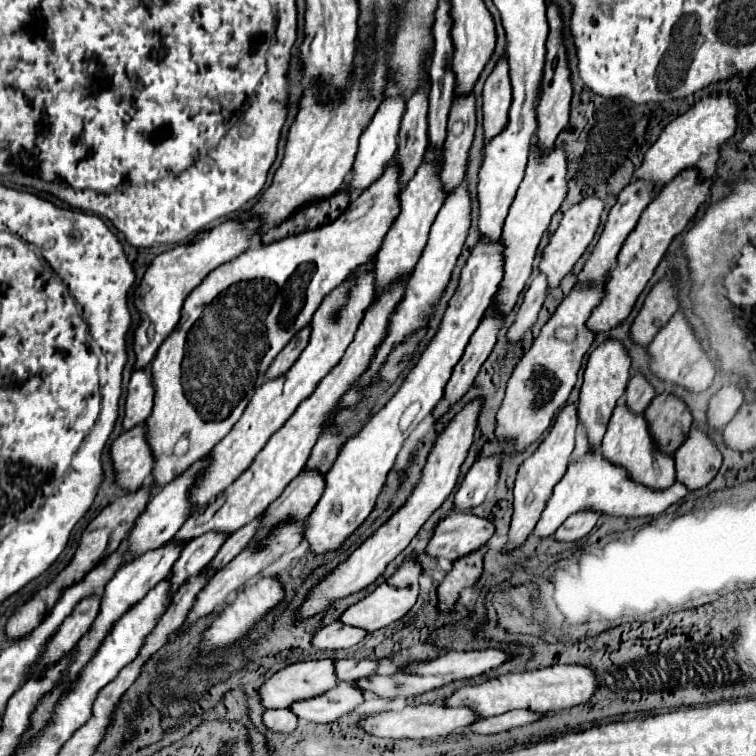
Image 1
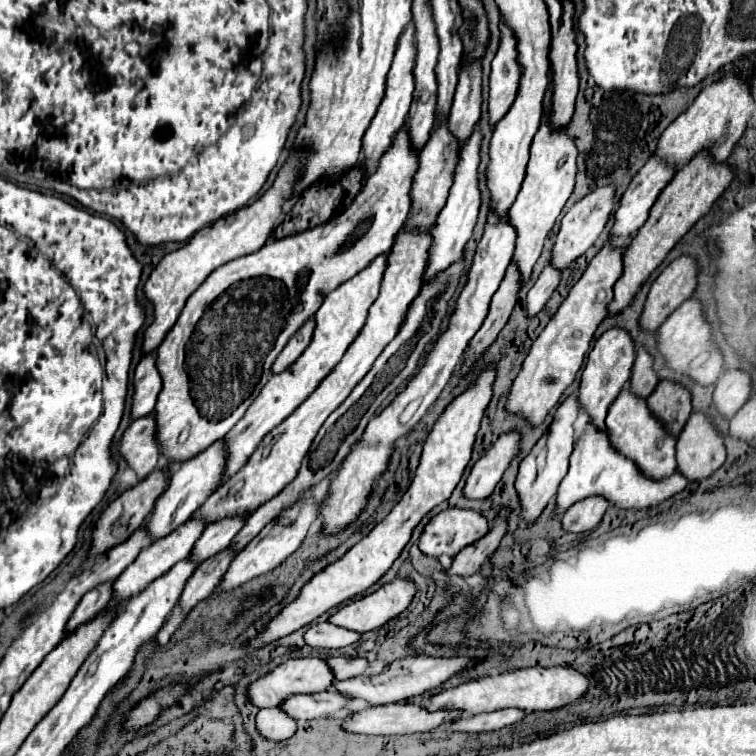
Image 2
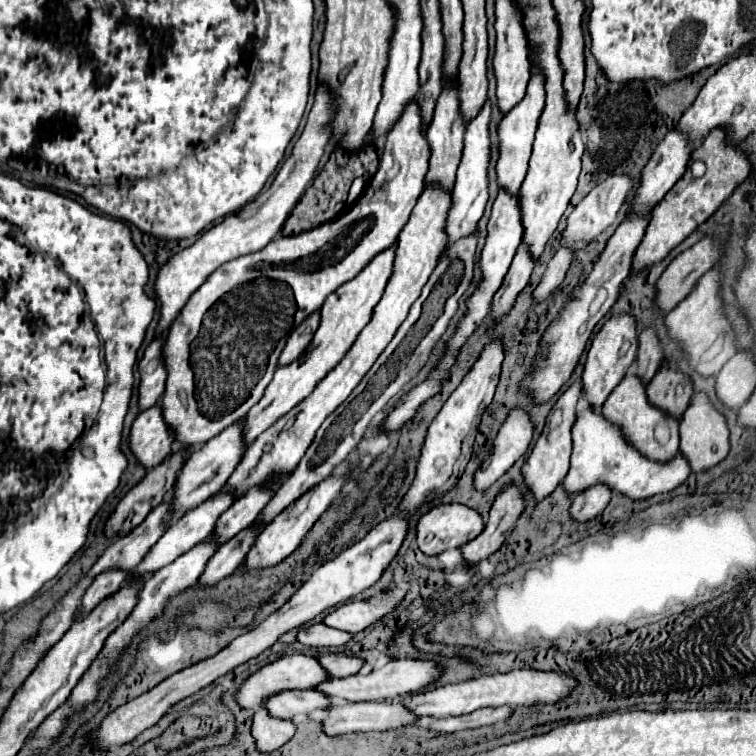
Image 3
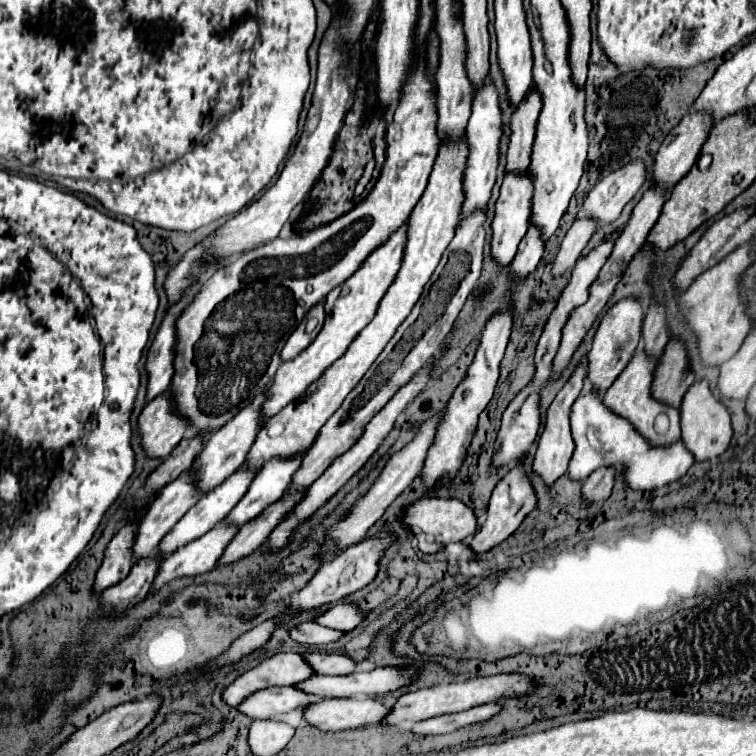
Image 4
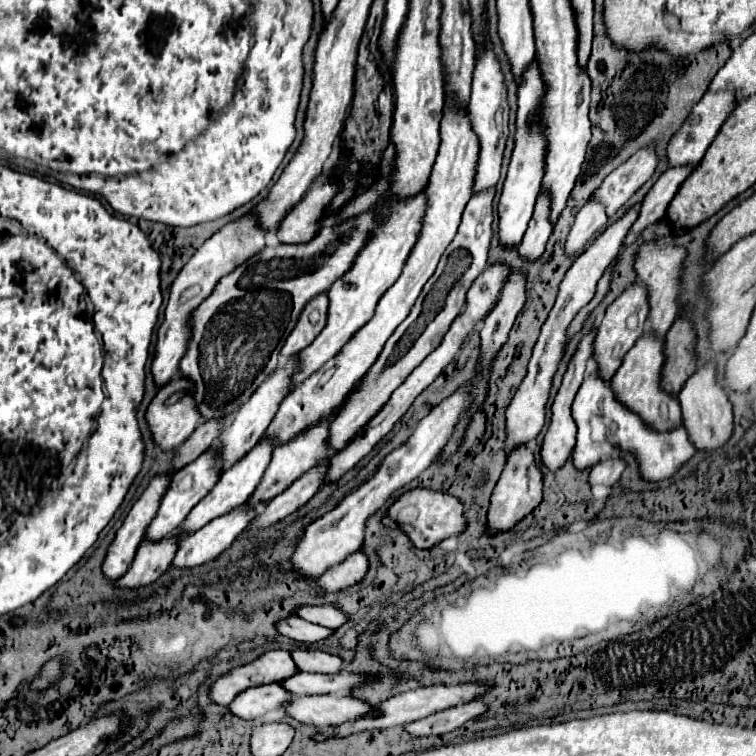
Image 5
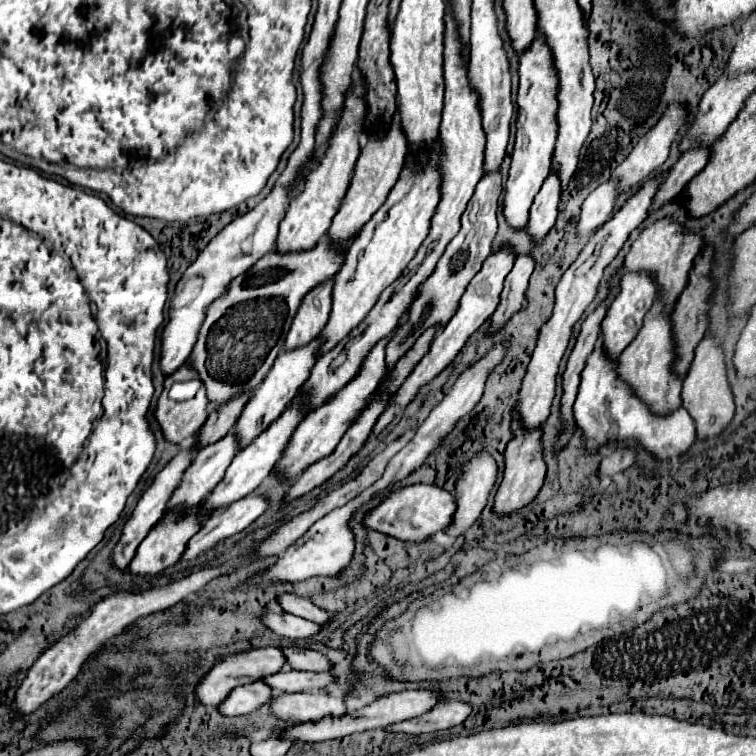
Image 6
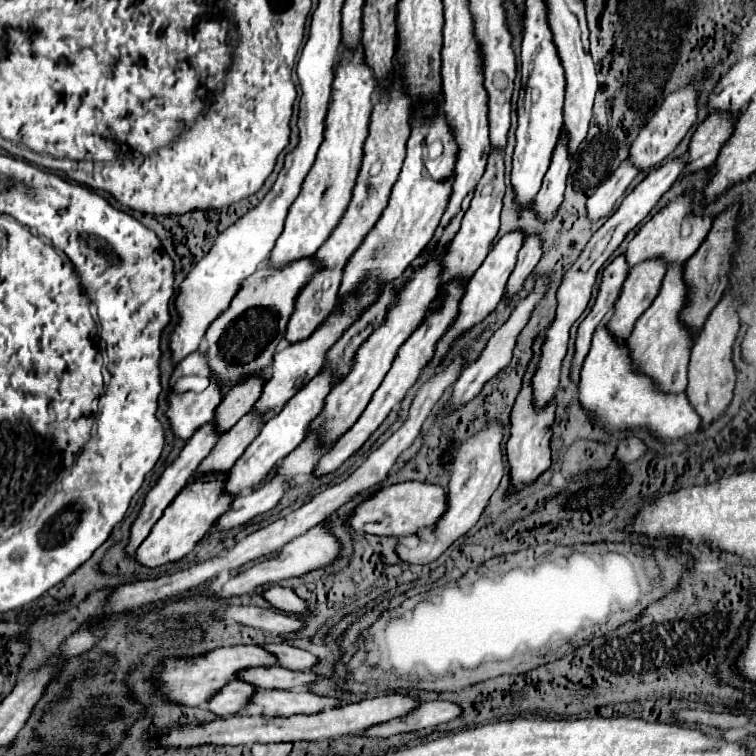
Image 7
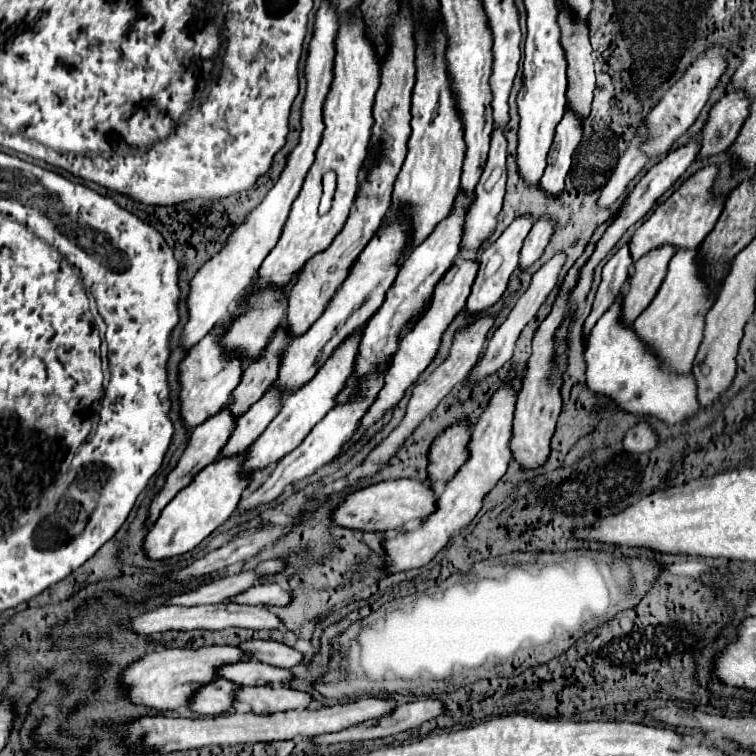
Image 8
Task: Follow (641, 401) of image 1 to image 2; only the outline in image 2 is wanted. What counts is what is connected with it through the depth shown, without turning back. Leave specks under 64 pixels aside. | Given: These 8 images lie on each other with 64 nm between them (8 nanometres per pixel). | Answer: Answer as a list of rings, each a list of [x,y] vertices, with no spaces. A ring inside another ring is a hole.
[[[640,348],[638,358],[634,362],[634,368],[632,368],[630,392],[634,392],[638,398],[646,400],[654,392],[656,384],[658,384],[658,380],[656,380],[656,374],[652,370],[652,358],[648,356],[648,352],[644,348]]]

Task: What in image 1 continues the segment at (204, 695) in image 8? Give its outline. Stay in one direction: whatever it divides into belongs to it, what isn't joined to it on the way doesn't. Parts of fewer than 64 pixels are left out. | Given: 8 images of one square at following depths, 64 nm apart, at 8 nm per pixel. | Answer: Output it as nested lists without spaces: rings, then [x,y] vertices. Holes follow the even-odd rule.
[[[340,682],[336,688],[316,696],[316,698],[294,702],[290,706],[290,710],[302,720],[328,724],[332,720],[346,716],[362,702],[364,702],[364,692],[358,692],[358,688],[354,688],[354,682],[352,684]]]

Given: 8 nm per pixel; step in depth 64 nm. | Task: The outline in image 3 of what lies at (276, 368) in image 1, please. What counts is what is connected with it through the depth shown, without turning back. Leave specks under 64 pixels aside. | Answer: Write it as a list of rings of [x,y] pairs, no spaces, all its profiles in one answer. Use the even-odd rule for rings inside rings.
[[[318,312],[310,314],[290,336],[286,342],[286,348],[282,350],[282,356],[278,360],[278,366],[290,364],[290,360],[298,360],[298,356],[304,352],[304,348],[310,344],[314,332],[318,328]]]

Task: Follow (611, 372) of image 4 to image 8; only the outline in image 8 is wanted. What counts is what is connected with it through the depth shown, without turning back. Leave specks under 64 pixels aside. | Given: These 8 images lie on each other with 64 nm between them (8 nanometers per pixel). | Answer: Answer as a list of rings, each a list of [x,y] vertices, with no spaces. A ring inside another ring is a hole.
[[[662,246],[634,262],[634,276],[630,276],[626,296],[622,296],[622,320],[626,324],[632,324],[656,296],[672,256],[674,248]]]

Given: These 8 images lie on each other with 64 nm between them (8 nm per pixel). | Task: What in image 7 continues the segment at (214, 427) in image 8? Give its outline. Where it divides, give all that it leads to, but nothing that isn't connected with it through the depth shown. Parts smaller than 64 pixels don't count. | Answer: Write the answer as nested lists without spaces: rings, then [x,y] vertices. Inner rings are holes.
[[[206,424],[206,426],[202,426],[200,430],[196,430],[196,434],[186,442],[186,446],[182,448],[182,452],[178,454],[178,458],[162,472],[162,476],[160,476],[160,480],[156,482],[156,486],[146,494],[146,498],[144,498],[144,506],[142,506],[142,510],[138,512],[138,518],[132,522],[132,526],[130,526],[130,538],[128,538],[128,544],[126,544],[126,556],[132,556],[134,552],[136,552],[136,548],[142,544],[142,540],[150,534],[150,530],[152,530],[152,526],[160,520],[160,516],[162,516],[162,512],[166,510],[166,506],[178,496],[178,492],[188,484],[188,480],[192,478],[192,474],[194,474],[194,470],[198,468],[198,464],[208,456],[208,452],[212,450],[212,446],[218,442],[218,434],[214,432],[214,426],[212,424]]]

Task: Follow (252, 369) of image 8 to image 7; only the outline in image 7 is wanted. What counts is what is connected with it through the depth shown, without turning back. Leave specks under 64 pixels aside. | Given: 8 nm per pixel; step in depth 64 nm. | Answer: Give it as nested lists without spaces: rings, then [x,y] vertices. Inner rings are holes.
[[[250,376],[248,380],[230,388],[222,404],[216,408],[216,414],[212,420],[216,432],[218,434],[228,432],[242,416],[246,416],[246,412],[250,412],[250,408],[258,400],[260,392],[262,392],[262,380],[256,376]]]

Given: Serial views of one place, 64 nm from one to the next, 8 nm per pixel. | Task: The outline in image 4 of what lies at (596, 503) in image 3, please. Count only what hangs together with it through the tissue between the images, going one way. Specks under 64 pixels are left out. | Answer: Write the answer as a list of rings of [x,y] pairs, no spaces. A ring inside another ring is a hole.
[[[600,468],[596,470],[584,484],[582,484],[582,500],[584,502],[604,502],[608,500],[612,486],[614,486],[614,470]]]

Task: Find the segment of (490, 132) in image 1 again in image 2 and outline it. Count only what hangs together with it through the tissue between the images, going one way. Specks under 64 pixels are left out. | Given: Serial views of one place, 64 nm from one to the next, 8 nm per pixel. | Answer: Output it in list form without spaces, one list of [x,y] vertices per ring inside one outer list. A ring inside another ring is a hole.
[[[502,22],[502,42],[498,48],[498,54],[492,60],[492,72],[490,72],[490,90],[488,90],[488,114],[490,114],[490,128],[496,128],[498,120],[502,120],[518,90],[520,80],[520,66],[516,62],[516,40],[510,32],[510,28]]]

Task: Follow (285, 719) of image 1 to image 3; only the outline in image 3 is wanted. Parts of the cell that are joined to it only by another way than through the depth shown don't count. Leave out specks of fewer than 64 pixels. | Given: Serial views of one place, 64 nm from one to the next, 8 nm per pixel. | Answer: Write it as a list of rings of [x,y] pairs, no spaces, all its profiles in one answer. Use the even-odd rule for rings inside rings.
[[[256,712],[254,714],[254,724],[252,724],[252,736],[256,740],[258,750],[262,752],[272,752],[284,746],[296,732],[296,726],[290,720],[278,720],[274,716],[266,716],[266,712]]]

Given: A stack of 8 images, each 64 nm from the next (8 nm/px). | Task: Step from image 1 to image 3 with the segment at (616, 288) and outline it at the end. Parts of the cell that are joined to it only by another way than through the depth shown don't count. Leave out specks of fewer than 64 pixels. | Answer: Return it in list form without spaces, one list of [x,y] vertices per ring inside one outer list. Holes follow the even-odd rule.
[[[714,130],[710,132],[710,136],[706,136],[706,140],[692,152],[690,164],[678,180],[678,184],[674,184],[674,188],[666,192],[664,200],[654,206],[654,212],[650,214],[650,224],[646,228],[646,236],[642,238],[642,244],[638,244],[638,252],[634,252],[630,276],[646,270],[652,264],[662,262],[668,256],[668,252],[674,246],[678,246],[688,234],[692,234],[694,228],[706,222],[718,210],[718,206],[734,192],[734,188],[750,174],[750,164],[744,158],[744,154],[738,148],[728,148],[724,132],[720,130]],[[696,160],[702,160],[706,164],[706,174],[700,178],[694,178],[690,172],[690,164],[694,164]]]

